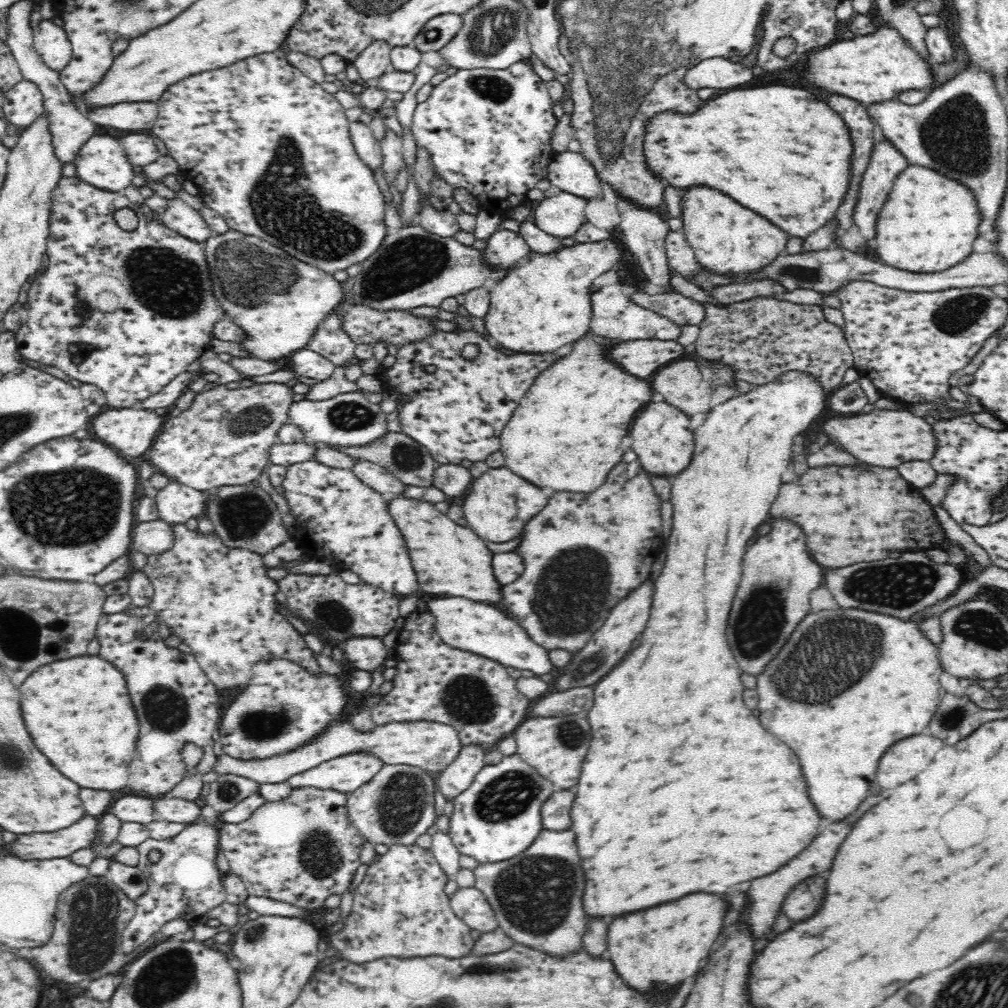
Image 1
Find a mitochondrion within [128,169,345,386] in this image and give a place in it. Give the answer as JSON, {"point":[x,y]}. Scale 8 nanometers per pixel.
{"point":[253,278]}

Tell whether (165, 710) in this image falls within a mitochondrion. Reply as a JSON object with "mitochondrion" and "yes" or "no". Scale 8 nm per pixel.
{"mitochondrion":"yes"}

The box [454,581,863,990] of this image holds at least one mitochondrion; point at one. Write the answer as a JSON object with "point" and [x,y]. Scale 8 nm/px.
{"point":[528,894]}

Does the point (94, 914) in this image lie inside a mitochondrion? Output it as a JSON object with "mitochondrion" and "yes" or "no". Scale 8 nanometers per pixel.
{"mitochondrion":"yes"}

